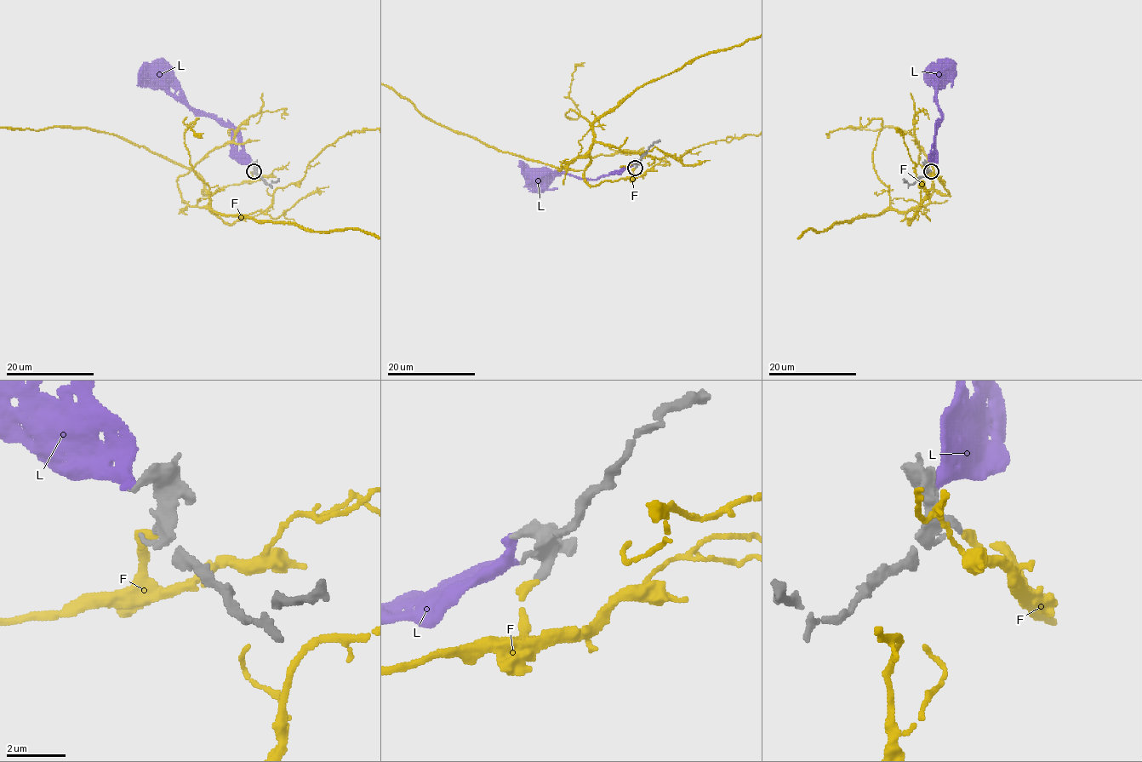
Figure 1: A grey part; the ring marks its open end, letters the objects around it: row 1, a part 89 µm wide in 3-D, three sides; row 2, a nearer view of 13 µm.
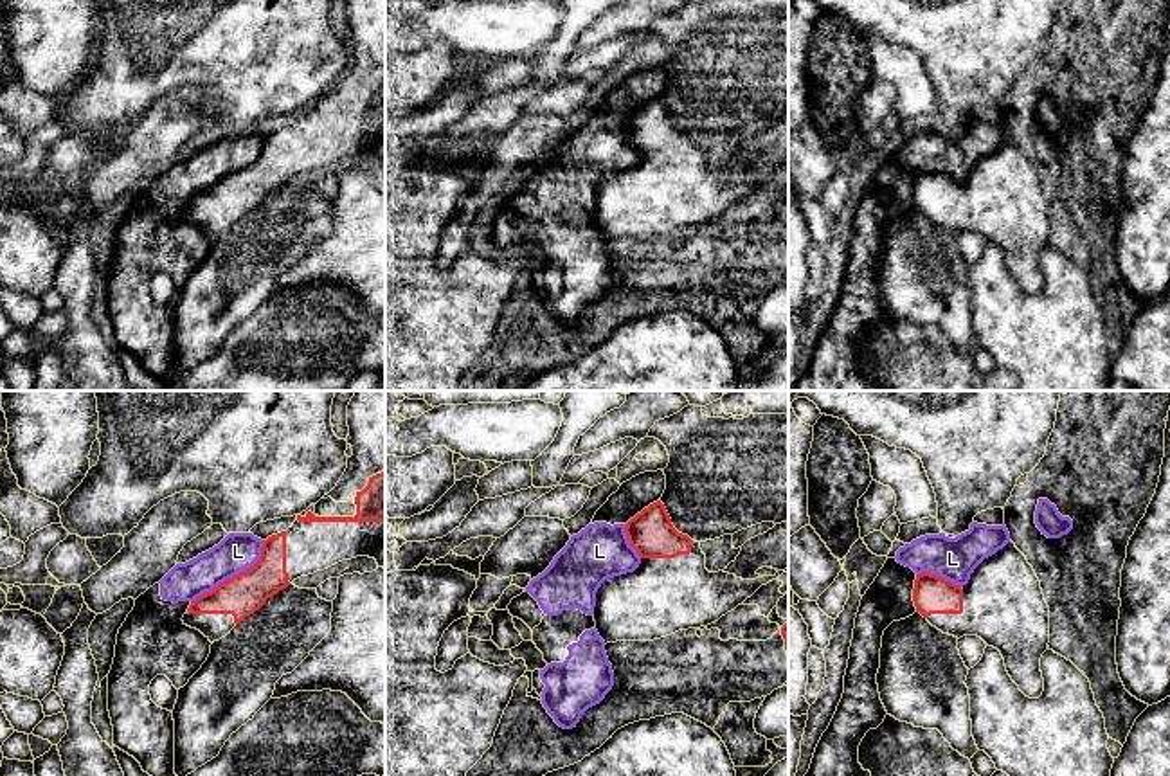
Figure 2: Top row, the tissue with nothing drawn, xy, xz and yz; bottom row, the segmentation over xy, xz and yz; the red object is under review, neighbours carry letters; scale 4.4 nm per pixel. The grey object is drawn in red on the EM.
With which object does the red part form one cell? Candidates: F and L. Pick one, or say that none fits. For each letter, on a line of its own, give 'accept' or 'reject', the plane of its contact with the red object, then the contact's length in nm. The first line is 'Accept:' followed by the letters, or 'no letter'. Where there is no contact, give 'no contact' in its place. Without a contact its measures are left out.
Accept: F
F: accept; no contact
L: reject; contact in xy; length 420 nm

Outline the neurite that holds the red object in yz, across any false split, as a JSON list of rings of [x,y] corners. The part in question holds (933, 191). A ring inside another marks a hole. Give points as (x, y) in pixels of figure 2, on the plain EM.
[[[922,169],[916,171],[913,198],[916,209],[923,214],[931,211],[961,211],[963,185],[941,173]]]

